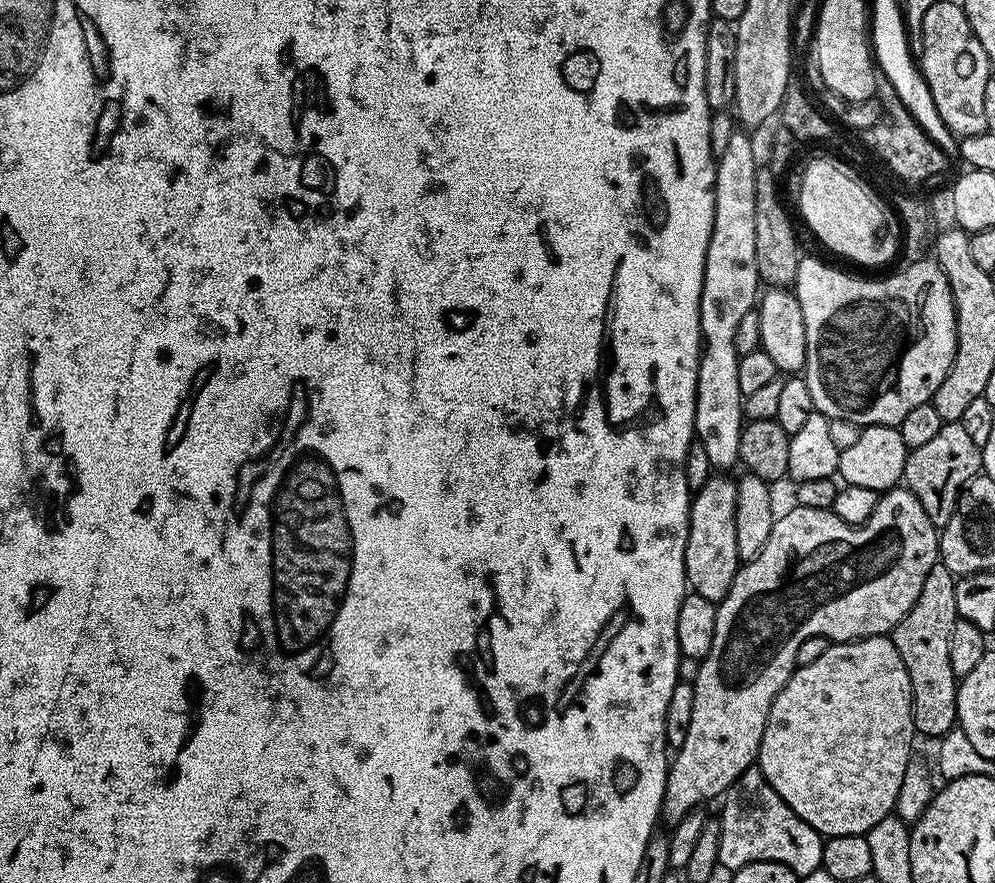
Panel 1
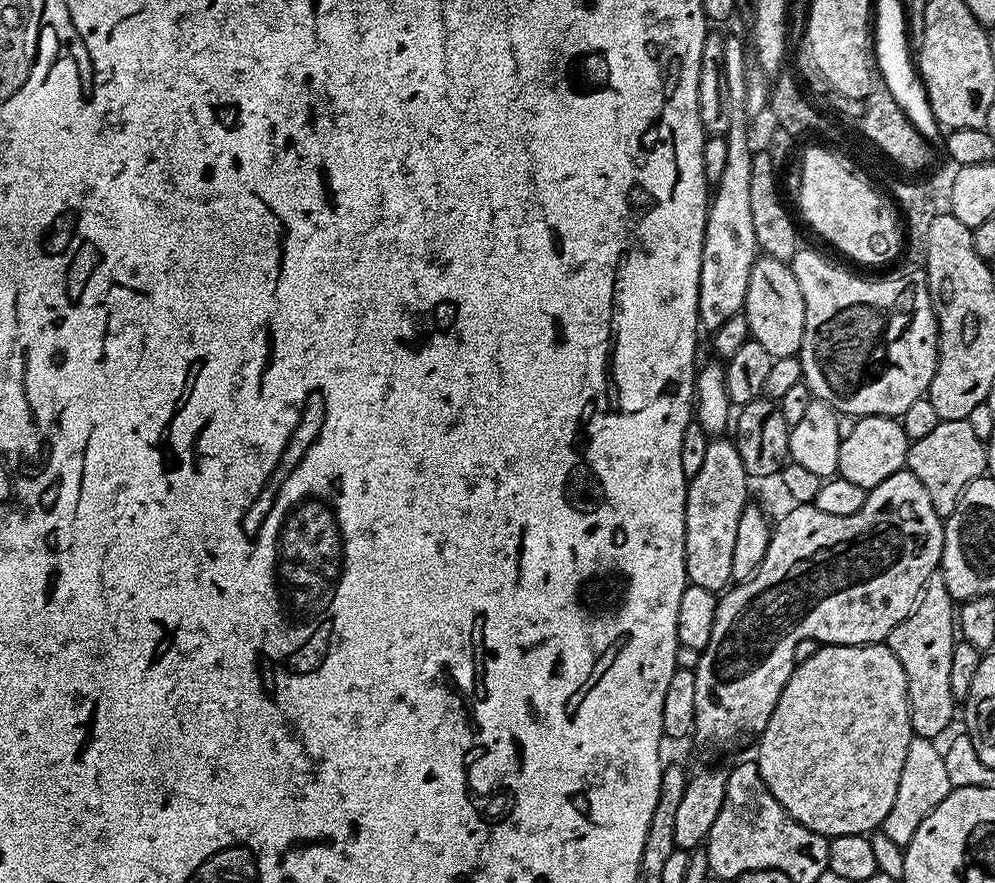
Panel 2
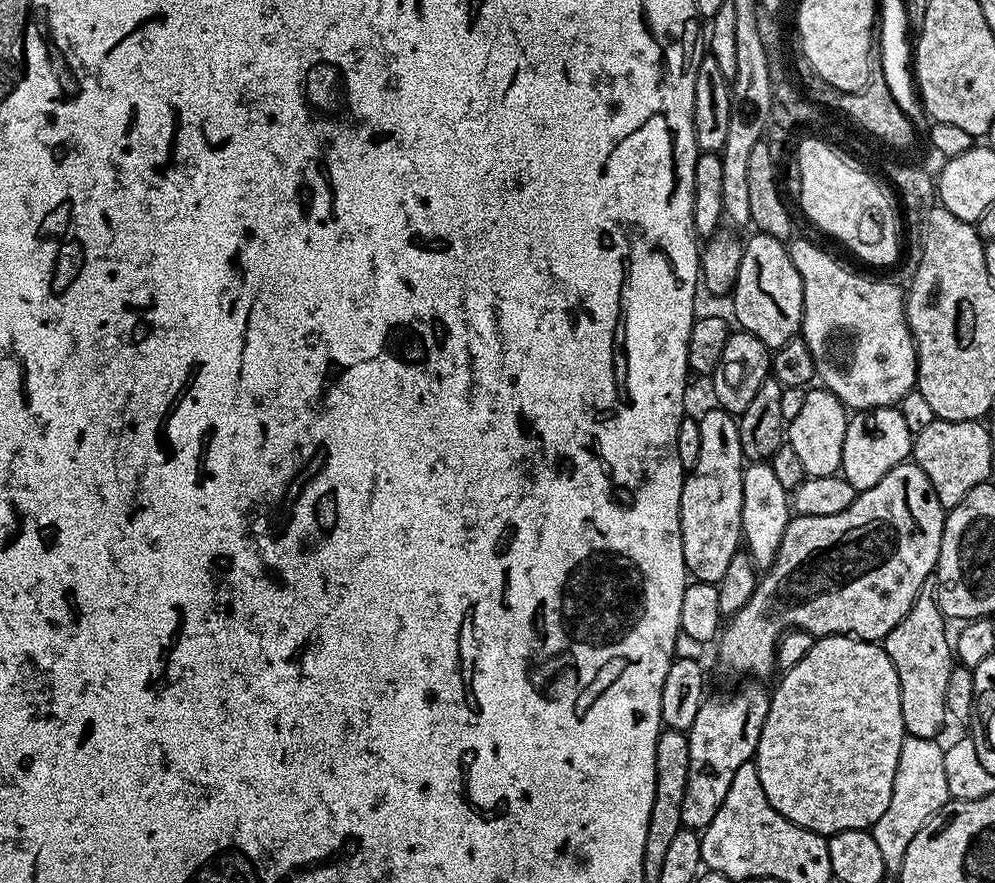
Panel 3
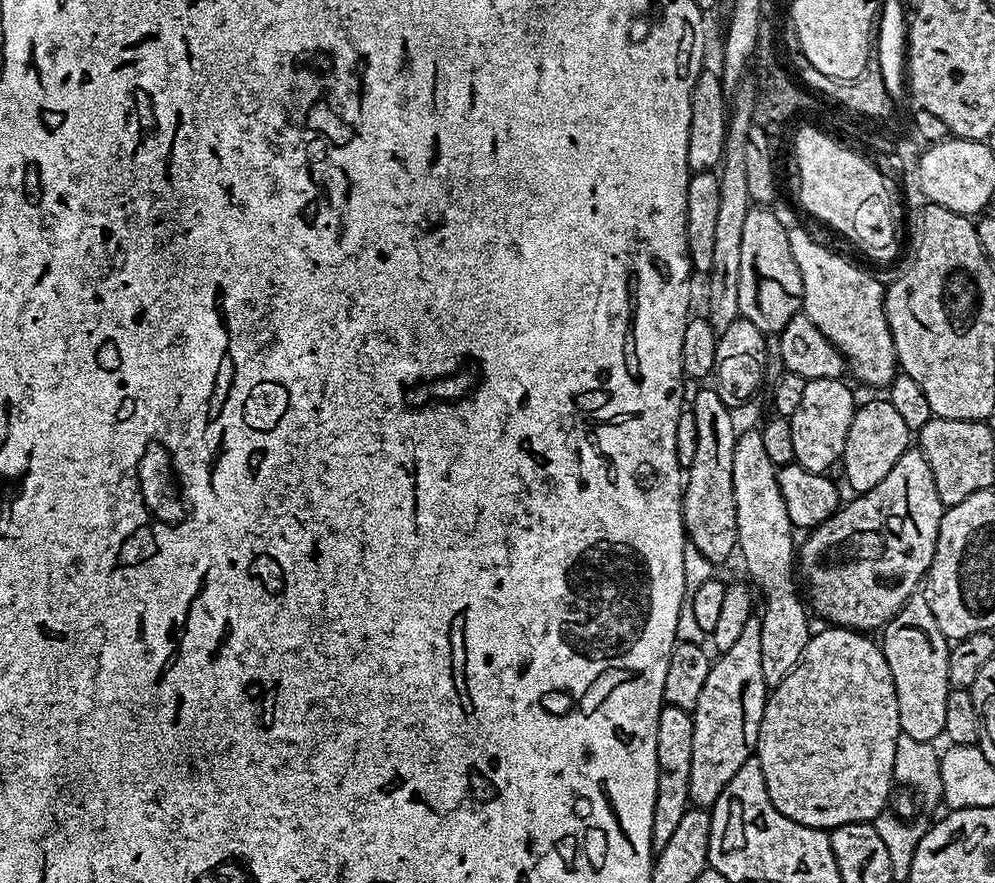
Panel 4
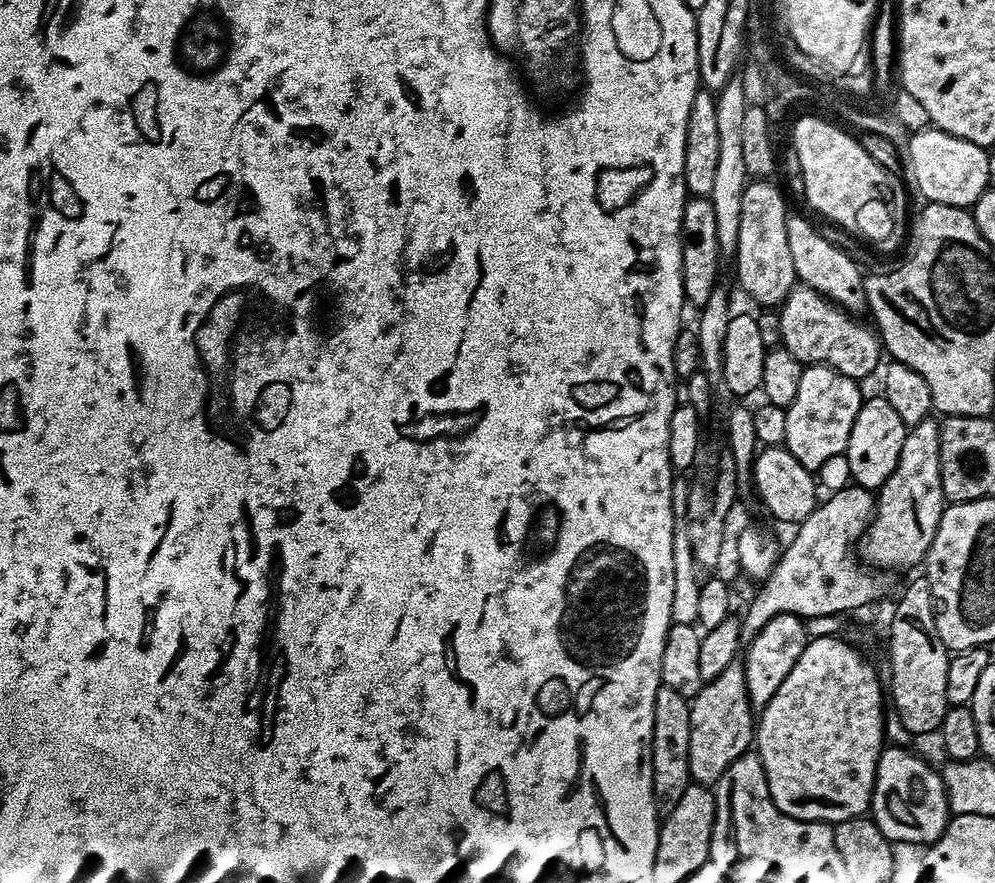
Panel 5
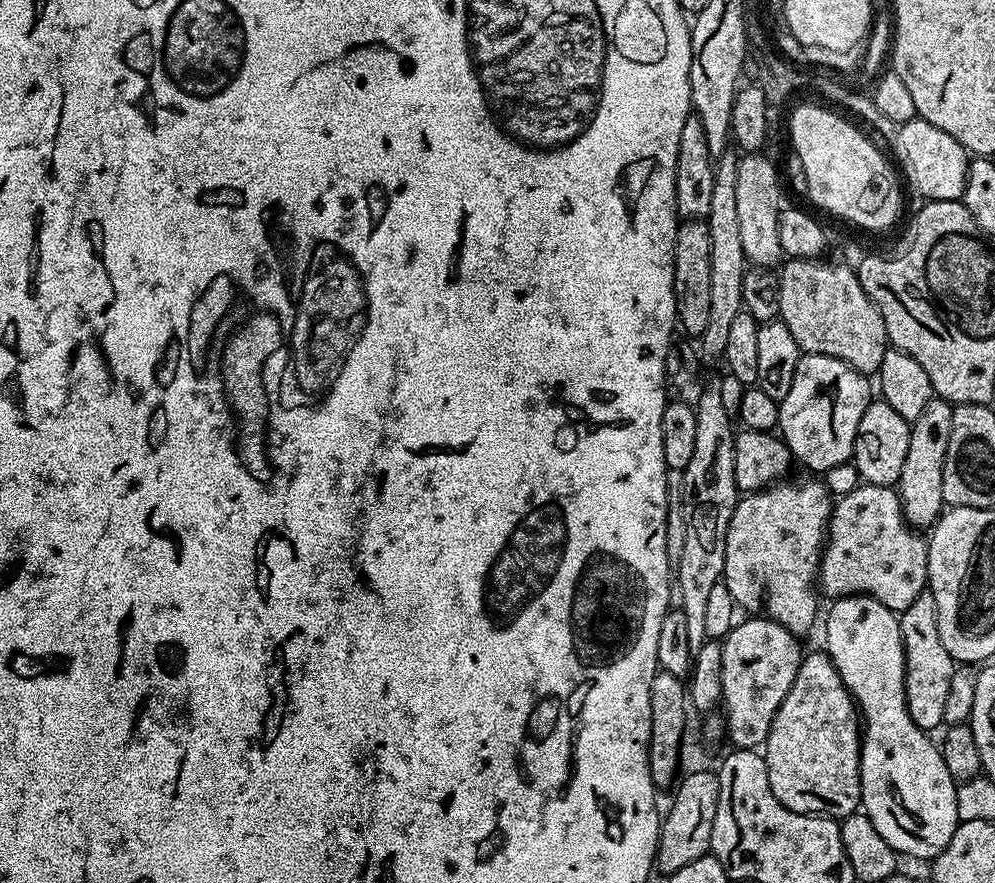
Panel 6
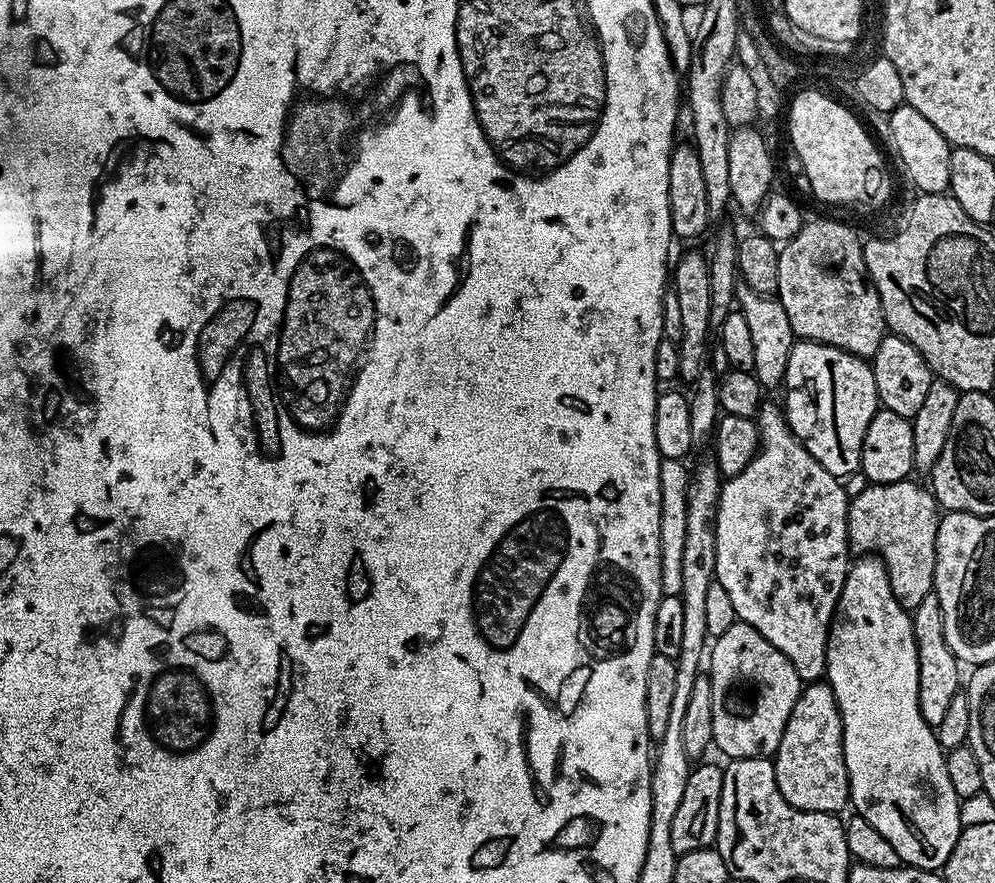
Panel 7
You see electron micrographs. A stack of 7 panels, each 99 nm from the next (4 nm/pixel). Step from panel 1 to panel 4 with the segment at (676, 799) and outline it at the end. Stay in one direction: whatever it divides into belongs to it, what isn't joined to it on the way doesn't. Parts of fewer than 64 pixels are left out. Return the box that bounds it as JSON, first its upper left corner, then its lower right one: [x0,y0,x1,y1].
[798,450,946,634]

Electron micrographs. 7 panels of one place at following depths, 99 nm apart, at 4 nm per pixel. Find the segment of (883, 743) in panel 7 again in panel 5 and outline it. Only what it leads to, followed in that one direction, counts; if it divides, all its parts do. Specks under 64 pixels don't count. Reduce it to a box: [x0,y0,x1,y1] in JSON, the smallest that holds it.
[870,747,950,846]

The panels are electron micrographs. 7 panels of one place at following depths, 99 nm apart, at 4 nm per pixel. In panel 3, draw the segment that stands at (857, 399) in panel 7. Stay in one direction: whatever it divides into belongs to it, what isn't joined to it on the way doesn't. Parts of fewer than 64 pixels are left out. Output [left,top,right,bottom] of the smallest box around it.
[786,386,850,476]

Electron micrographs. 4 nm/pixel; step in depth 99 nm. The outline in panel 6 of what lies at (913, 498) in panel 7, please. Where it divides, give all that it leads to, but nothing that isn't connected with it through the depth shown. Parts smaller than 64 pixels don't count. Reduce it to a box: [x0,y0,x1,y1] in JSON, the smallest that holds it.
[818,483,928,613]

